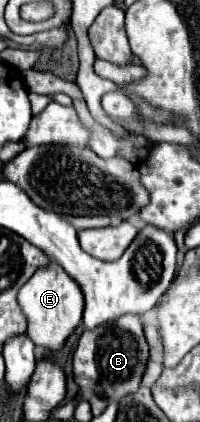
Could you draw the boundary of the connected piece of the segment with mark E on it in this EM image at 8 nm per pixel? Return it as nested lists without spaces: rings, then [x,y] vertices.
[[[48,259],[48,265],[40,267],[28,283],[22,285],[18,293],[18,303],[28,319],[26,335],[34,341],[34,345],[46,347],[48,351],[58,351],[68,335],[78,327],[82,321],[84,311],[84,295],[78,283],[62,271],[62,265],[54,259]]]

